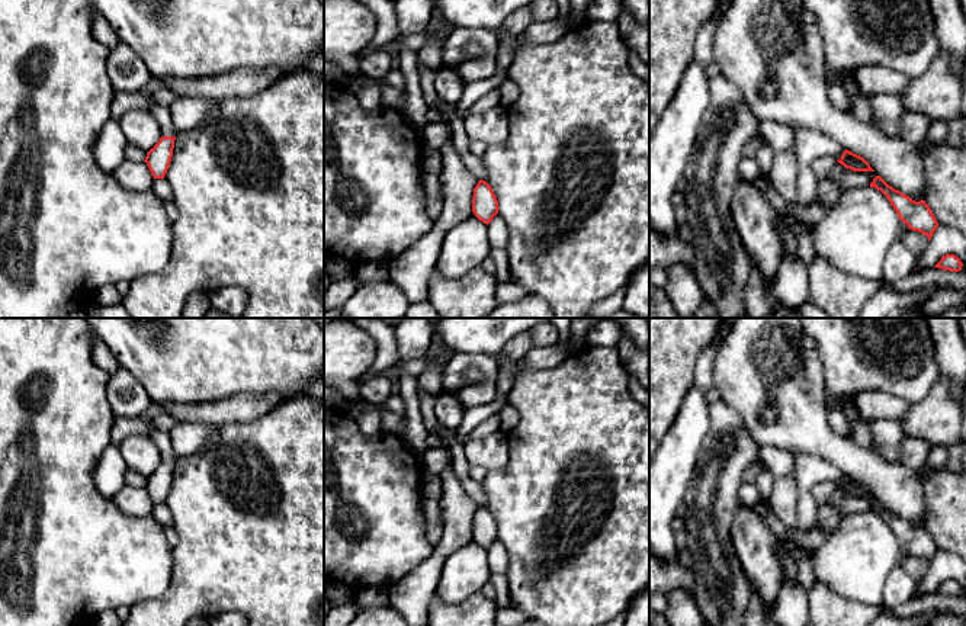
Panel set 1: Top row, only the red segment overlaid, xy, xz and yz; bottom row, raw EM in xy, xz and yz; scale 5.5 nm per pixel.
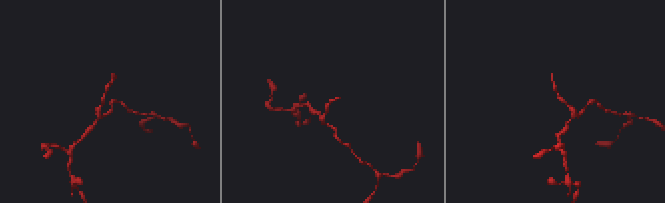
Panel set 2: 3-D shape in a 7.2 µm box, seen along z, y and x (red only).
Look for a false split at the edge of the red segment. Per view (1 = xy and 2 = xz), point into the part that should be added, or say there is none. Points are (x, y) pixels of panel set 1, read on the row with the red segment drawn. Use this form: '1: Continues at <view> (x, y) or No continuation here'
1: No continuation here
2: No continuation here

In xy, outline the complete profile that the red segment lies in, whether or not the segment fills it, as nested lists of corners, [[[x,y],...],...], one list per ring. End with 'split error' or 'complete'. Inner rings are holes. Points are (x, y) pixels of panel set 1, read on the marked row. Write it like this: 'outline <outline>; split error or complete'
outline [[[161,137],[160,141],[147,153],[145,163],[154,179],[164,179],[174,148],[176,137]]]; complete

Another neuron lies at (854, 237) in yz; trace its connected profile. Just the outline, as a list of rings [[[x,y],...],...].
[[[876,187],[845,190],[812,229],[815,254],[843,273],[882,279],[899,221],[888,198]]]

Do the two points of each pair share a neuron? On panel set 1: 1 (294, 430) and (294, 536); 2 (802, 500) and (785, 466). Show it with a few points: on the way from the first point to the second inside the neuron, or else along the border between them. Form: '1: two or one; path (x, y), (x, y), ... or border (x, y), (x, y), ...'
1: one; path (294, 456), (294, 510)
2: two; border (790, 453), (793, 474)

